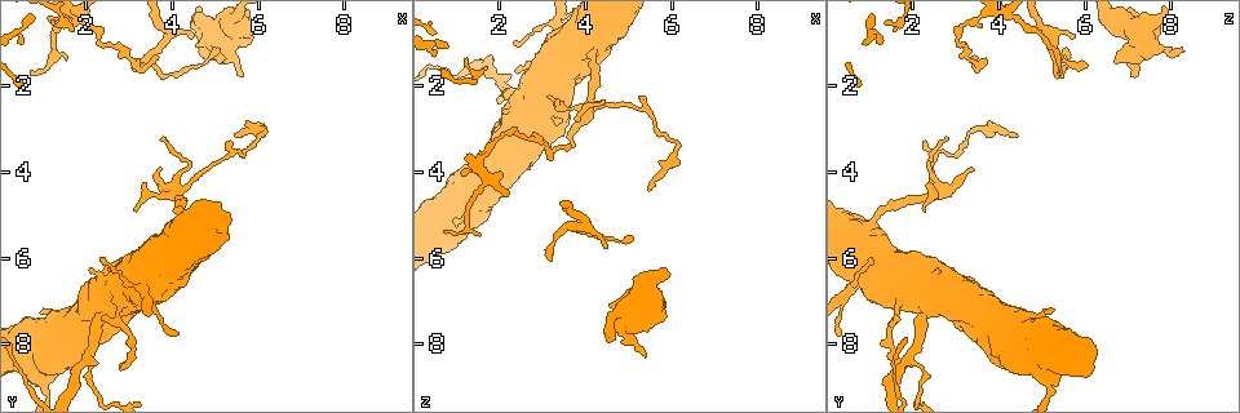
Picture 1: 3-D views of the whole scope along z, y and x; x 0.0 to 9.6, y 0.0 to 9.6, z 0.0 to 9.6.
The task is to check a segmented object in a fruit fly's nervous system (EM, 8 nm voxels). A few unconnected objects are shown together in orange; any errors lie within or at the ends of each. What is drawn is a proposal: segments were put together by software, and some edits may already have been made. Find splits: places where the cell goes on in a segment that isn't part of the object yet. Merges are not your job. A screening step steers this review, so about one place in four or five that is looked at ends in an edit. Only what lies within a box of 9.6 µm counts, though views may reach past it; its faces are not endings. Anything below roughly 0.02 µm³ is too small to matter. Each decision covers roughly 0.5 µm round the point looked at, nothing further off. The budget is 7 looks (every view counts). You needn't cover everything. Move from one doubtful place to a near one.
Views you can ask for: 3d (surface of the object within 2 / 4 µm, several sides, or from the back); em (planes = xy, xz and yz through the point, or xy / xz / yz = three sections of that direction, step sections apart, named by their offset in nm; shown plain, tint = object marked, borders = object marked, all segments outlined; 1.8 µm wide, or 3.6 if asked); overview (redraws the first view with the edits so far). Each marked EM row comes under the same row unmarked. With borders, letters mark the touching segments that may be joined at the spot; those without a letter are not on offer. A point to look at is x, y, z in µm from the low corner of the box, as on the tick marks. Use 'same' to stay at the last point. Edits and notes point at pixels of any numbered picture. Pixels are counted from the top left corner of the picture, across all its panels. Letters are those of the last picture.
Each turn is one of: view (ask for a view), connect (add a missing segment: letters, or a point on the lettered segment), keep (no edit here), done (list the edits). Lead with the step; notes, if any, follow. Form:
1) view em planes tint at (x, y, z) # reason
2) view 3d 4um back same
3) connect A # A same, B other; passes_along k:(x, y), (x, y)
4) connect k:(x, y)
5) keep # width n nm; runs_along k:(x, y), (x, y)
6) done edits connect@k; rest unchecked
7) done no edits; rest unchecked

view em xz step 4 borders at (6.10, 2.95, 3.40) # abrupt turn

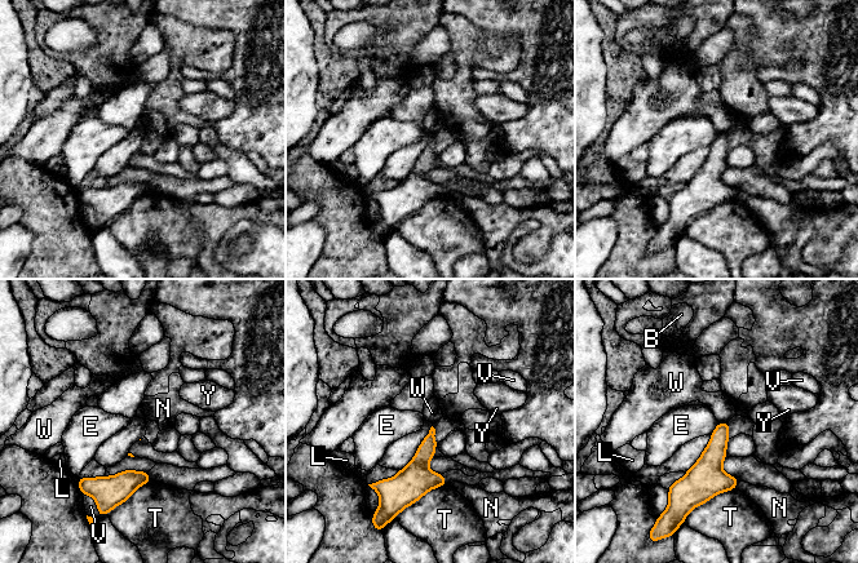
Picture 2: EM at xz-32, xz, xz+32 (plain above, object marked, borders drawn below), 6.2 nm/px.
view em planes borders same # another direction

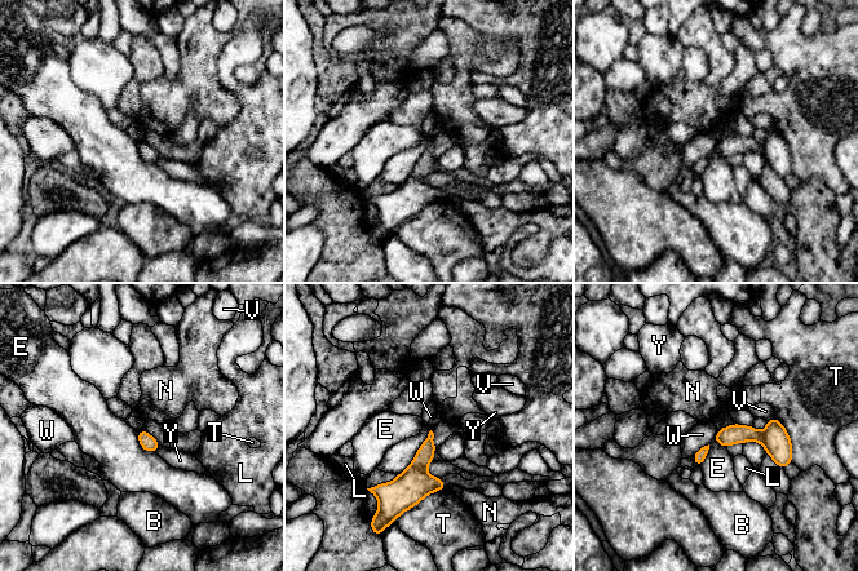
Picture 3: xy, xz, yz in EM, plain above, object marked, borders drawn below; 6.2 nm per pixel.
keep # longest_contact T 300 nm; B other, E other, L other, N other, T other, V other, W other, Y other; runs_along 3:(719, 437), (768, 438), (788, 459); none of them fits

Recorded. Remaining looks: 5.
view 3d 2um at (4.10, 4.55, 2.40) # sharp bend

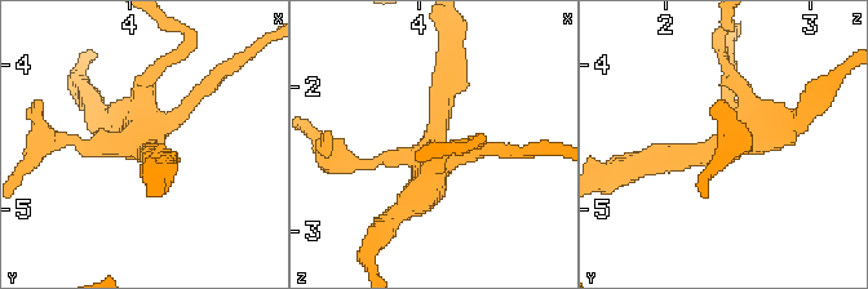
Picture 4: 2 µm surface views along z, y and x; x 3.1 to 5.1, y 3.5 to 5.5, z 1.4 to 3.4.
view em 3.6um xz step 16 tint same

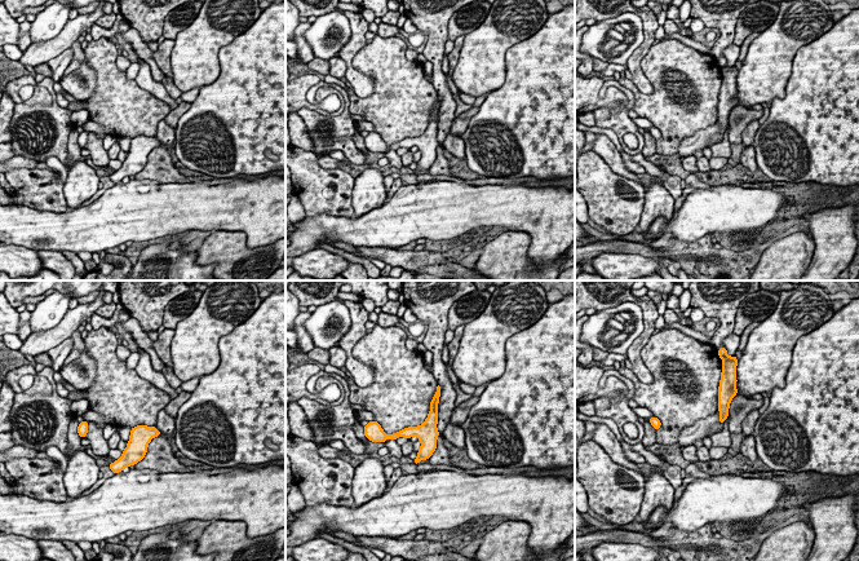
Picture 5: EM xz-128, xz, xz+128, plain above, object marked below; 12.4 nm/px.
view em 3.6um planes borders same # cut it another way

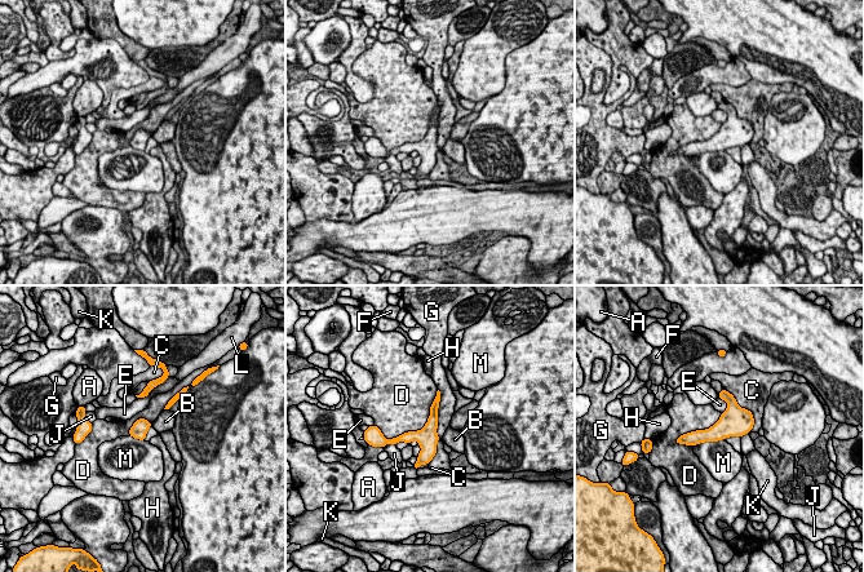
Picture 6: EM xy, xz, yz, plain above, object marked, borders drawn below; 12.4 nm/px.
keep # A other, B other, C other, D other, E other, F other, G other, H other, J other, K other, L other, M other; runs_along 6:(434, 407), (428, 452), (421, 461); no lettered segment goes on from it

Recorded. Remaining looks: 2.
view em planes tint at (5.40, 1.25, 8.35) # free end

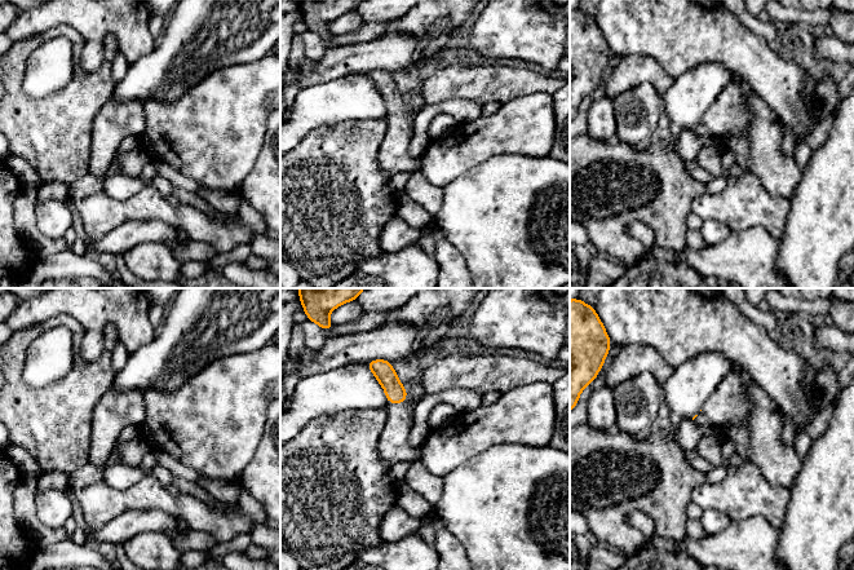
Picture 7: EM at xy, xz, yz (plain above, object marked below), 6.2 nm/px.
view em planes borders same # what lies round it

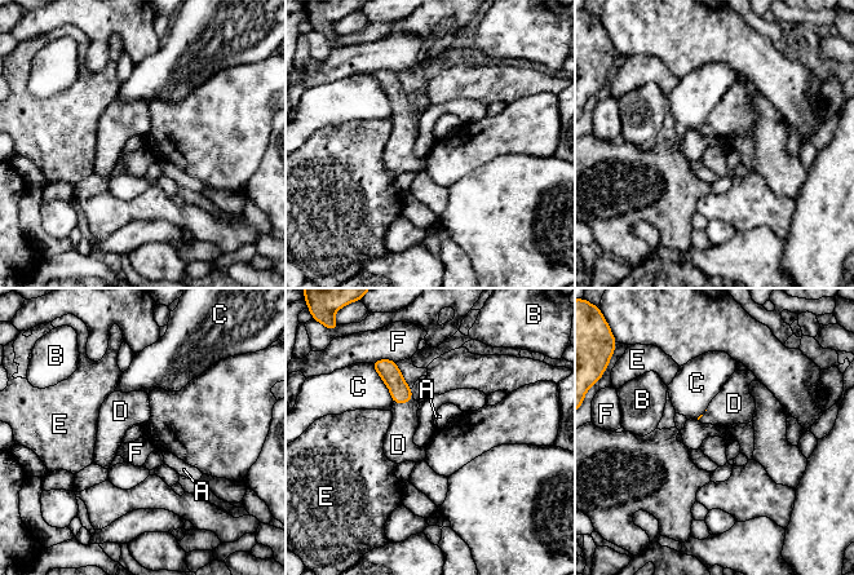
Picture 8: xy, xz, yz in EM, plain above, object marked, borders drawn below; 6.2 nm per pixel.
connect D # A other, B other, C other, D same, E other, F other; it goes on there

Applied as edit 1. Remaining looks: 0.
done edits connect@8; rest unchecked

